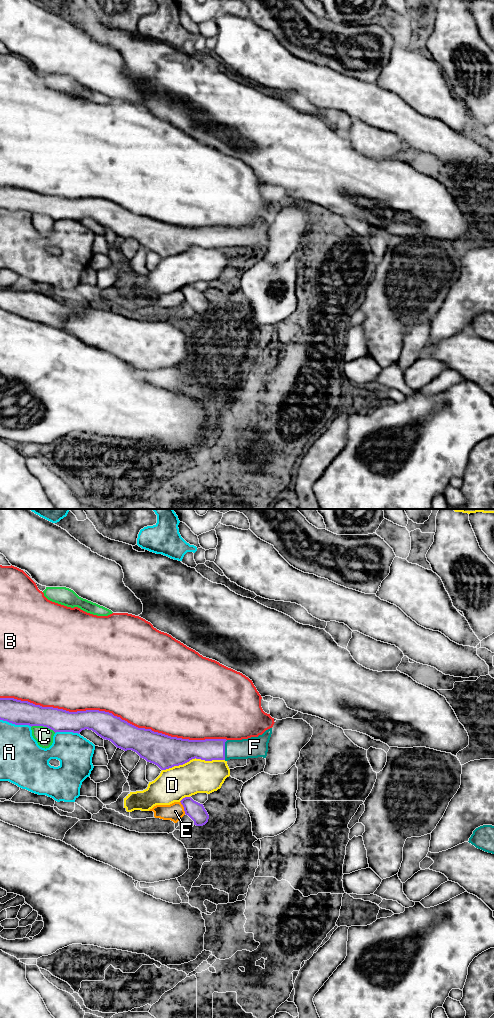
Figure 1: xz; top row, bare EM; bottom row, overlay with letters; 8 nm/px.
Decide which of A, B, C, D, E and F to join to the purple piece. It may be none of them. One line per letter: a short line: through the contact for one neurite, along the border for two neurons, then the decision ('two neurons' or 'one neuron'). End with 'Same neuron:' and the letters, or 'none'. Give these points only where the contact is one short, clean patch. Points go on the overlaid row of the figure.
A: two neurons
B: two neurons
C: two neurons
D: two neurons
E: line xz (180, 801), (185, 813); two neurons
F: line xz (209, 749), (224, 750), (254, 747); one neuron
Same neuron: F

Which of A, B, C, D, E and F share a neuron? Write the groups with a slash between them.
A / B / C / D / E / F

